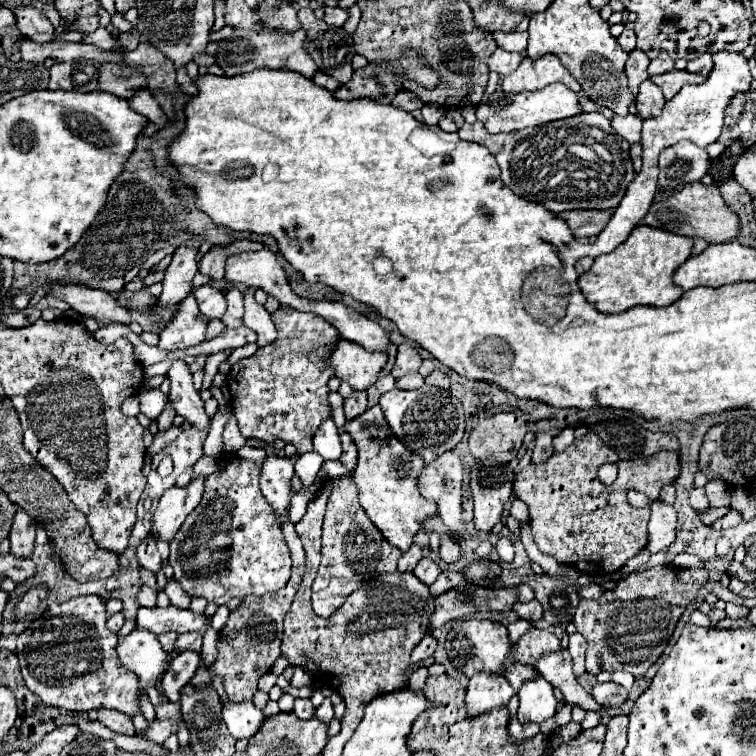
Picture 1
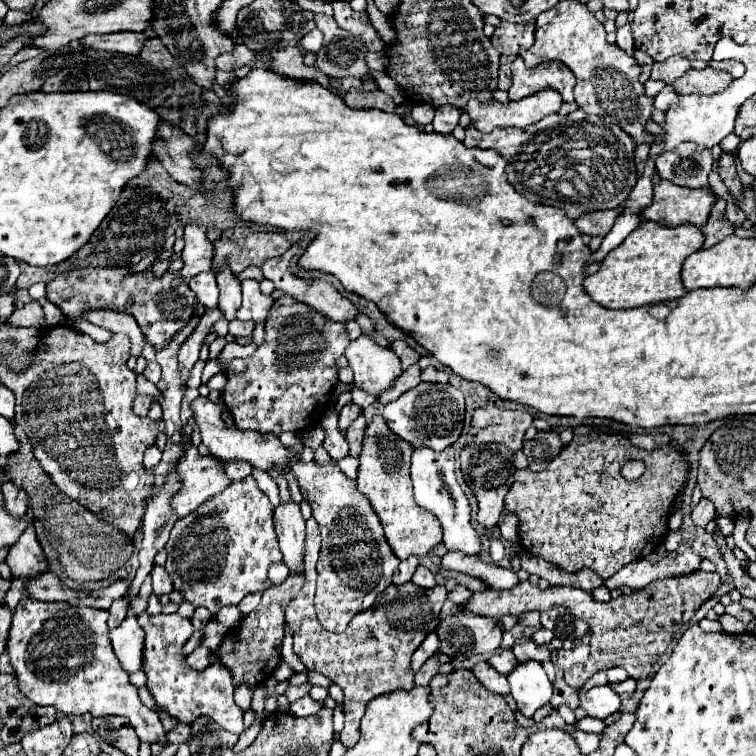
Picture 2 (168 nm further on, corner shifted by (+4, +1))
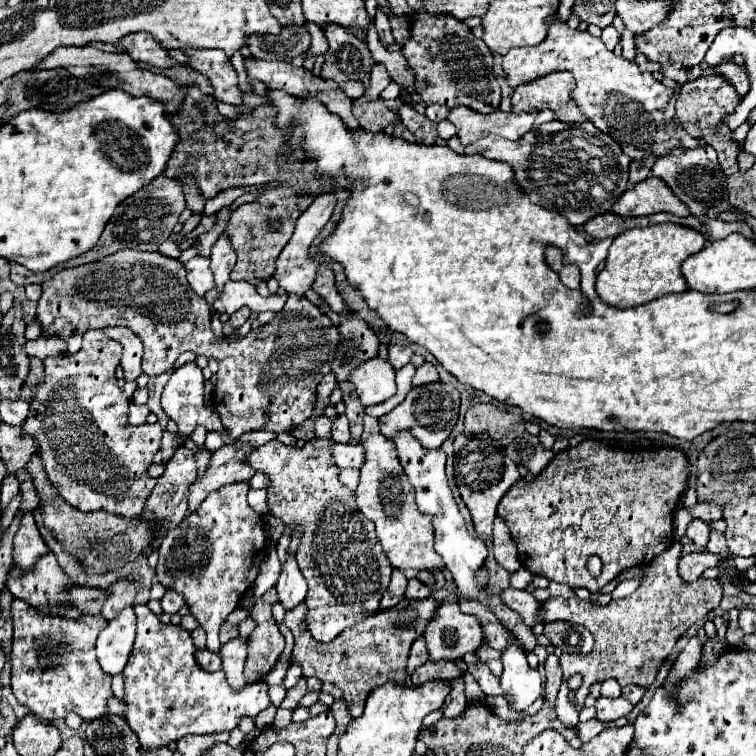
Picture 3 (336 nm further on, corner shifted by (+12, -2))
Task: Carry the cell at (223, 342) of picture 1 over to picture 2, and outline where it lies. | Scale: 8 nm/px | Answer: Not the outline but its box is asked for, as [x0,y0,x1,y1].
[230,319,254,339]

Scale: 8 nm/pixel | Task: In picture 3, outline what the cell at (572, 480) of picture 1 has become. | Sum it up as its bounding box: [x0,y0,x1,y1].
[498,440,688,592]

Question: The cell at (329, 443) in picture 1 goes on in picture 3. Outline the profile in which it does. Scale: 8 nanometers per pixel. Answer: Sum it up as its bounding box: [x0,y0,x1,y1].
[332,442,364,468]

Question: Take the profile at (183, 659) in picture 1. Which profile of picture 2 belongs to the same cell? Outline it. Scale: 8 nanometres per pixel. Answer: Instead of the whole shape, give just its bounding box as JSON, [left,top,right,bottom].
[186,645,210,669]

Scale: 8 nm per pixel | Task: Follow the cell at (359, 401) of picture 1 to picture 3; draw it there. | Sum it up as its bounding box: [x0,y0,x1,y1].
[332,414,350,442]

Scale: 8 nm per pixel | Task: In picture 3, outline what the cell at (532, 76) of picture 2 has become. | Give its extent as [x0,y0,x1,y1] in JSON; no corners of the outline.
[512,72,586,122]

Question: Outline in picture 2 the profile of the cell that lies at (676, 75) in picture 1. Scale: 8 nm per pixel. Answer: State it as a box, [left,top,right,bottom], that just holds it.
[674,67,732,93]

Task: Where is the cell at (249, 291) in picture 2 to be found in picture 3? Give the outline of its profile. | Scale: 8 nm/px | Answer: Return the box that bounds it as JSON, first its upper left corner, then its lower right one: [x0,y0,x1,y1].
[214,280,288,314]

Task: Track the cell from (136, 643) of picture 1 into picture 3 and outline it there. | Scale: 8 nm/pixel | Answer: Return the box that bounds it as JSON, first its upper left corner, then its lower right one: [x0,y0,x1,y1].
[96,606,136,676]

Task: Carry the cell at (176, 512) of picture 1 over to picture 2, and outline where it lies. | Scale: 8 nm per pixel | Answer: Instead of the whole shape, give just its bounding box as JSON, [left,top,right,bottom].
[172,445,232,517]

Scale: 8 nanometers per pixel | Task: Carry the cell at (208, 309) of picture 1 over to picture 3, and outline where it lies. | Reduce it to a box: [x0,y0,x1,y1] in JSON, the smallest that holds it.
[186,256,214,296]

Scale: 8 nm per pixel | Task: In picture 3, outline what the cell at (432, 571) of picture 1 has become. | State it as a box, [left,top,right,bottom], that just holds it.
[406,578,430,600]

